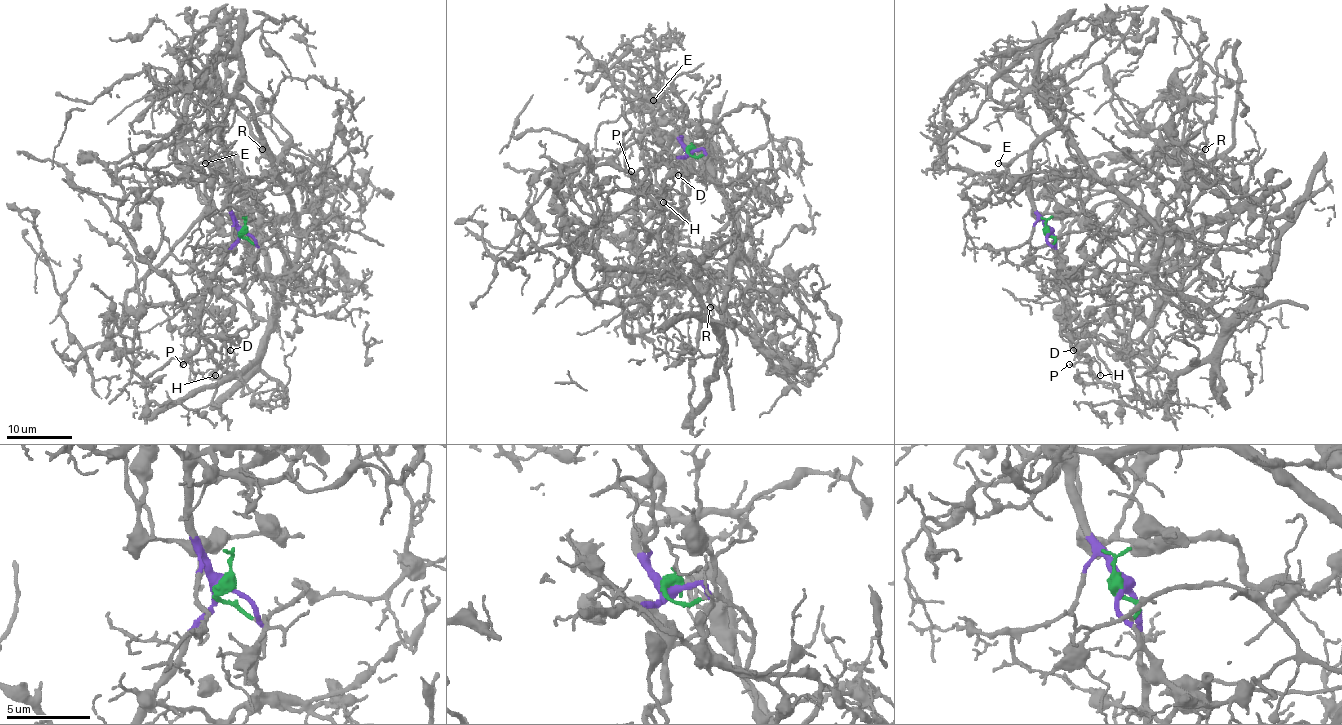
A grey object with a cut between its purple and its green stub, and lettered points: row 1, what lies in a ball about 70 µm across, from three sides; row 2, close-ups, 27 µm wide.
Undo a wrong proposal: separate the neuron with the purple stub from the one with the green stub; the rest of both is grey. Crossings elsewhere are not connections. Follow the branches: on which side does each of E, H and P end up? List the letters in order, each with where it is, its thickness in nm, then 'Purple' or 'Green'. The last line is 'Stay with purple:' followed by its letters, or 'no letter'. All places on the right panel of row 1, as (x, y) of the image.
E: Place: (998, 163). Thickness 120 nm. Purple
H: Place: (1100, 375). Thickness 140 nm. Purple
P: Place: (1069, 364). Thickness 220 nm. Purple
Stay with purple: E, H, P

